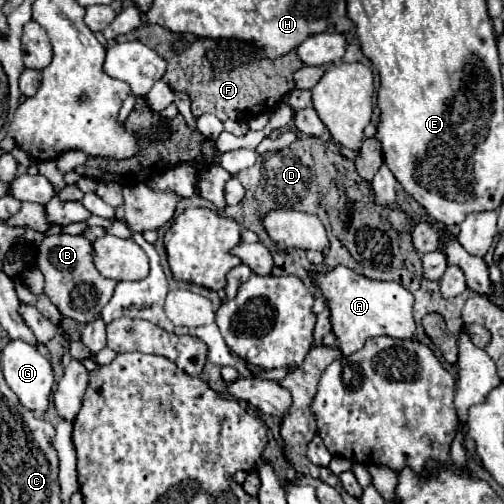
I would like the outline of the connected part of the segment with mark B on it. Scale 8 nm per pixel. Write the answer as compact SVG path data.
M59 233L45 237L37 251L37 267L45 277L45 293L49 295L49 299L55 303L55 307L59 307L59 311L63 311L63 315L79 323L89 323L91 319L97 319L101 309L109 303L109 299L115 293L117 281L107 279L97 271L93 263L93 243L83 235Z

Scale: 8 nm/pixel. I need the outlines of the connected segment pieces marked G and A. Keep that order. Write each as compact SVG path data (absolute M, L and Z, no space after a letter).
M9 341L1 353L1 365L3 365L3 375L7 379L7 385L13 389L19 403L29 411L43 415L49 409L49 397L53 389L53 371L49 361L41 355L41 351L23 341Z
M337 265L329 273L315 273L313 277L327 297L333 333L337 335L339 349L345 357L359 351L365 341L373 337L387 335L395 339L413 339L417 329L413 321L413 295L401 283L367 279L343 265Z

